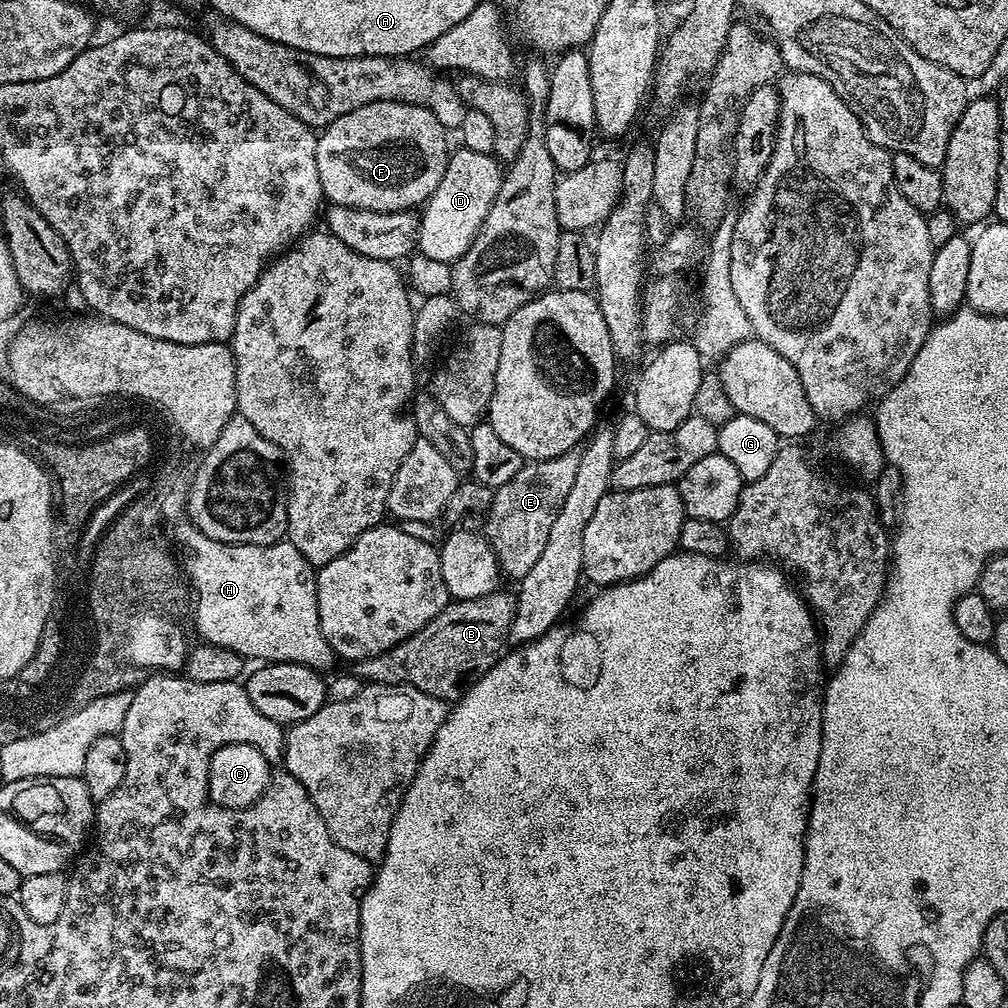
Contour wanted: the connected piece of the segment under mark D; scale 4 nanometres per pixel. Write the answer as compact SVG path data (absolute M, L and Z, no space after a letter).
M463 146L457 149L457 152L455 149L448 157L446 174L442 174L438 190L434 190L419 213L419 255L449 265L462 258L474 242L476 233L499 192L502 179L502 168L499 168L501 165L495 155L474 154L474 150Z

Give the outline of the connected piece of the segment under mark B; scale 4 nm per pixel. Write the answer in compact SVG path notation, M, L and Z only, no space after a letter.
M503 590L479 596L473 600L449 602L421 632L415 632L410 638L406 638L401 644L394 646L388 652L378 654L369 660L355 661L355 675L359 676L361 681L369 684L406 684L410 688L422 690L439 700L455 702L477 680L481 680L487 674L488 669L496 663L497 653L505 647L503 644L506 644L508 640L508 631L514 622L515 613L515 599L511 595L507 596Z

